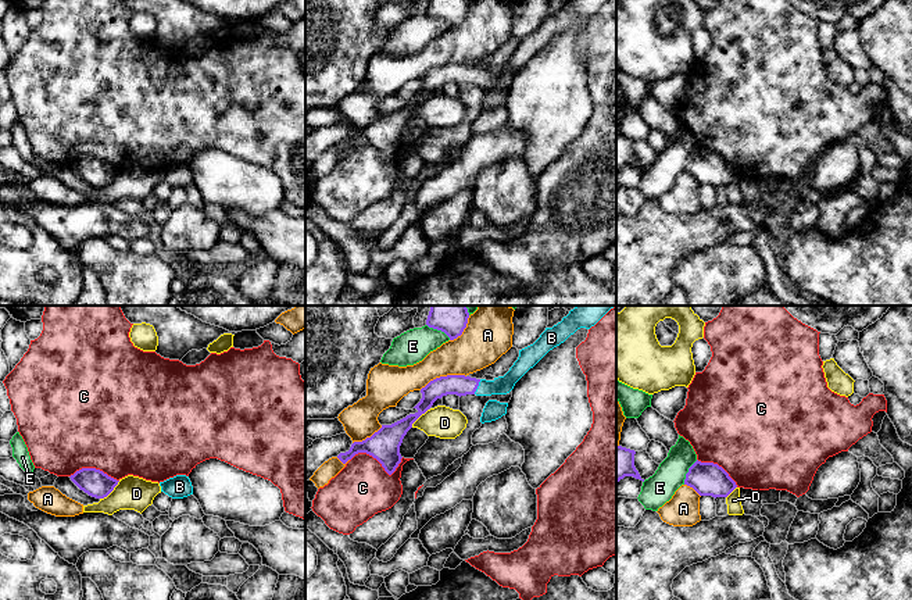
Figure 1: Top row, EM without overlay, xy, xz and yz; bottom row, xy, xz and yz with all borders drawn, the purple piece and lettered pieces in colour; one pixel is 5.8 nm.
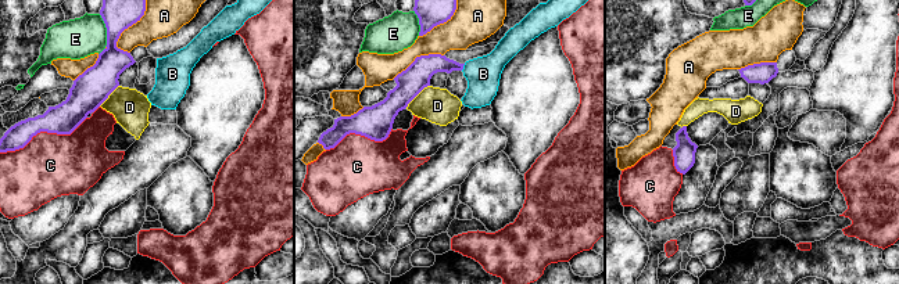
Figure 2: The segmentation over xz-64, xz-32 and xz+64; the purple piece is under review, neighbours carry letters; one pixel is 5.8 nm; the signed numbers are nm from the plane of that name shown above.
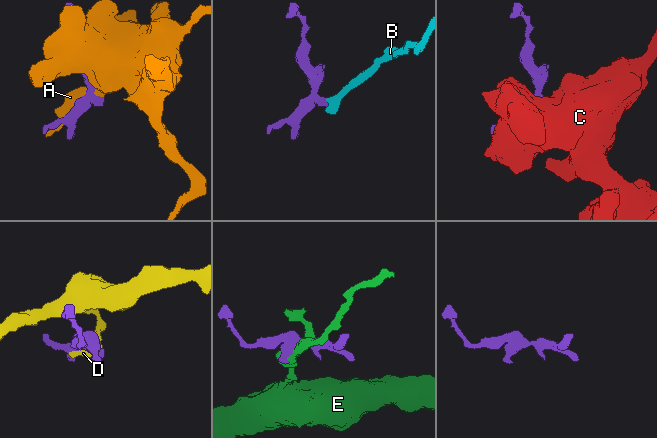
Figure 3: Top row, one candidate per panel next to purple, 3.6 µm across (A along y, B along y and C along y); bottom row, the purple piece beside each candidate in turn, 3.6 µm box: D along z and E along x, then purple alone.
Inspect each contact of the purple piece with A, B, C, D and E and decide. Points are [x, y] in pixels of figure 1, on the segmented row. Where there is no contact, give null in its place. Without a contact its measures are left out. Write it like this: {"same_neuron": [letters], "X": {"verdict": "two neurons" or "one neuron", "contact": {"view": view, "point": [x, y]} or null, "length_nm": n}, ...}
{"same_neuron": ["B"], "A": {"verdict": "two neurons", "contact": {"view": "xz", "point": [442, 377]}, "length_nm": 280}, "B": {"verdict": "one neuron", "contact": {"view": "xz", "point": [478, 385]}, "length_nm": 100}, "C": {"verdict": "two neurons", "contact": {"view": "xz", "point": [379, 461]}, "length_nm": 320}, "D": {"verdict": "two neurons", "contact": {"view": "xy", "point": [110, 492]}, "length_nm": 160}, "E": {"verdict": "two neurons", "contact": {"view": "xz", "point": [439, 329]}, "length_nm": 170}}

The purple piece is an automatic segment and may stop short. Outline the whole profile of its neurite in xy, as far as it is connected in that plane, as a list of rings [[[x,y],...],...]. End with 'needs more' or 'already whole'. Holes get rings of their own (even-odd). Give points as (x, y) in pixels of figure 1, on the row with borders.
[[[82,468],[69,478],[81,490],[96,499],[107,497],[119,482],[96,468]]]; already whole

